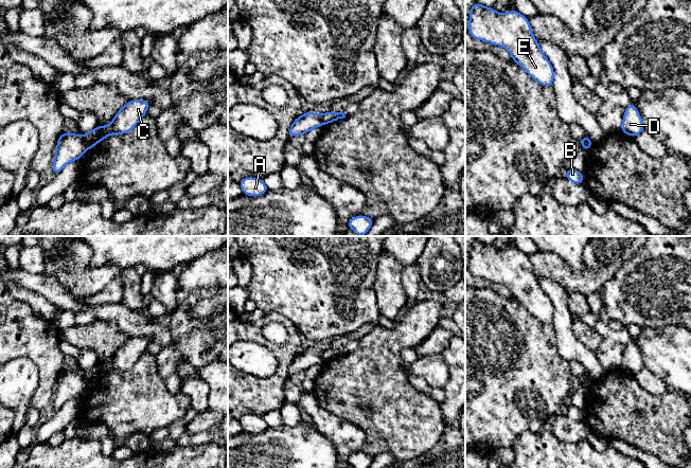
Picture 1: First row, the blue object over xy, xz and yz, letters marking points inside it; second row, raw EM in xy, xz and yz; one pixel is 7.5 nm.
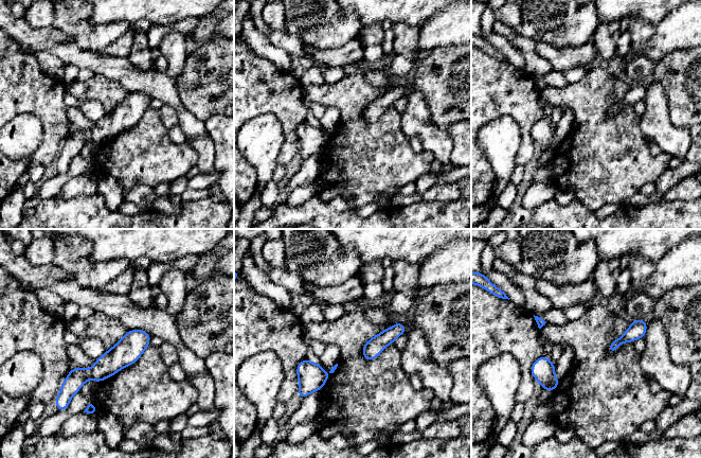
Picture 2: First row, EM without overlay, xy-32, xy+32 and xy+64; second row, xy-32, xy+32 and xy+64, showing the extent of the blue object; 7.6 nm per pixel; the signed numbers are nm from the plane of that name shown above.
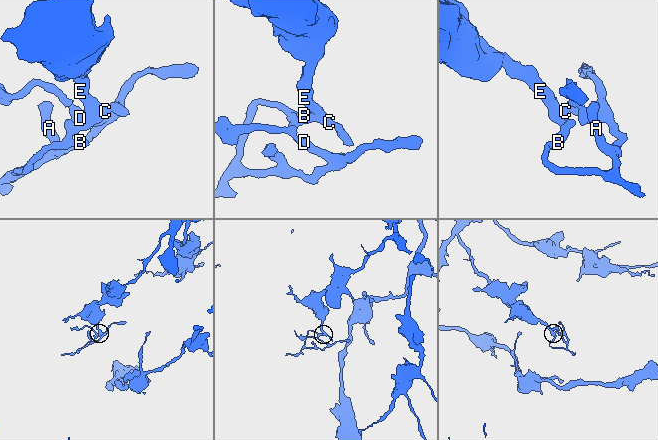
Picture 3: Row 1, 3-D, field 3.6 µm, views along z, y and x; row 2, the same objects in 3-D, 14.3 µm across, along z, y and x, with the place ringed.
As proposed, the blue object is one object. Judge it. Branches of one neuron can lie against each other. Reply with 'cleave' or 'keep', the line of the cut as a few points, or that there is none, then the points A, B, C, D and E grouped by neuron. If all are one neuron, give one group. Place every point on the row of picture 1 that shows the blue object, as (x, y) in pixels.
cleave | xy (82, 137), (87, 148) | A B D / C E

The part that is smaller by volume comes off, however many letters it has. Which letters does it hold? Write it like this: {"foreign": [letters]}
{"foreign": ["A", "B", "D"]}

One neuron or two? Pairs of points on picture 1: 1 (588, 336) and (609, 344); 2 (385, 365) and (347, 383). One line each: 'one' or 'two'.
1: two
2: one

